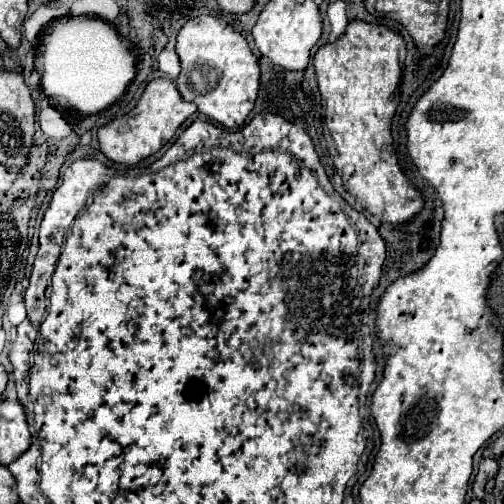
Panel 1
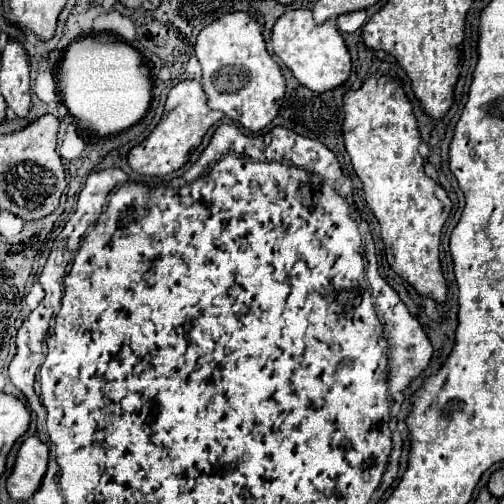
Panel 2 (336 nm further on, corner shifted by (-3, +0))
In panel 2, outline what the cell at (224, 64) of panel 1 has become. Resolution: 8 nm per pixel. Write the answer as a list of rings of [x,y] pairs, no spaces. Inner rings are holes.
[[[231,12],[203,28],[195,42],[195,56],[203,68],[203,90],[209,98],[209,108],[223,112],[227,118],[237,120],[245,130],[259,132],[273,122],[281,108],[285,96],[285,78],[279,64],[269,56],[265,40],[261,36],[261,26],[247,12]]]

